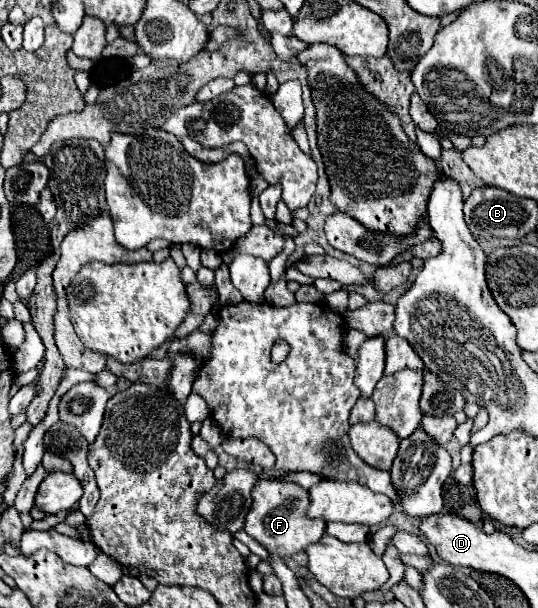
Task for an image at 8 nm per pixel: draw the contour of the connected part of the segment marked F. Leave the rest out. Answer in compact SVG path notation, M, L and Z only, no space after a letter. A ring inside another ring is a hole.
M262 474L258 478L254 490L252 490L252 508L246 514L244 530L252 538L262 542L272 554L276 554L280 558L302 552L308 544L320 542L320 538L322 538L324 530L326 530L324 520L306 516L308 502L310 502L308 490L298 486L296 482L280 480L280 478L272 476L272 474Z

